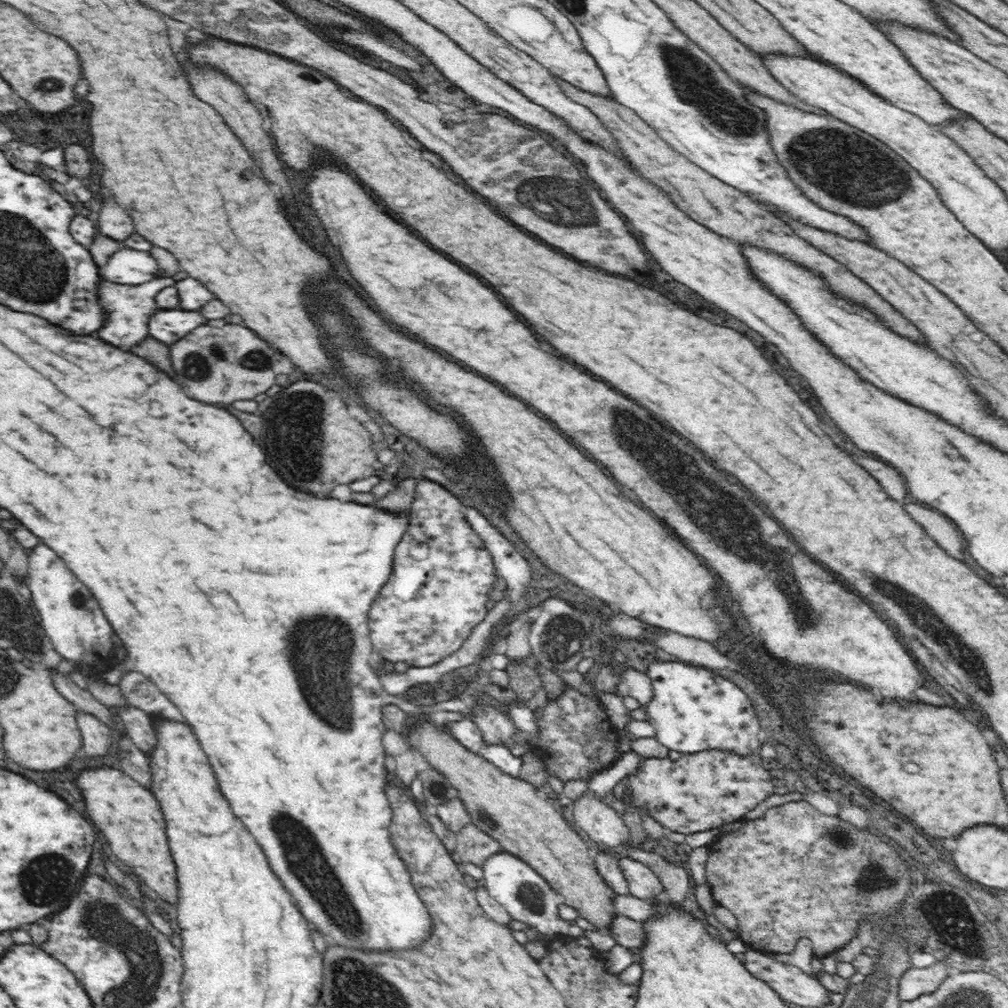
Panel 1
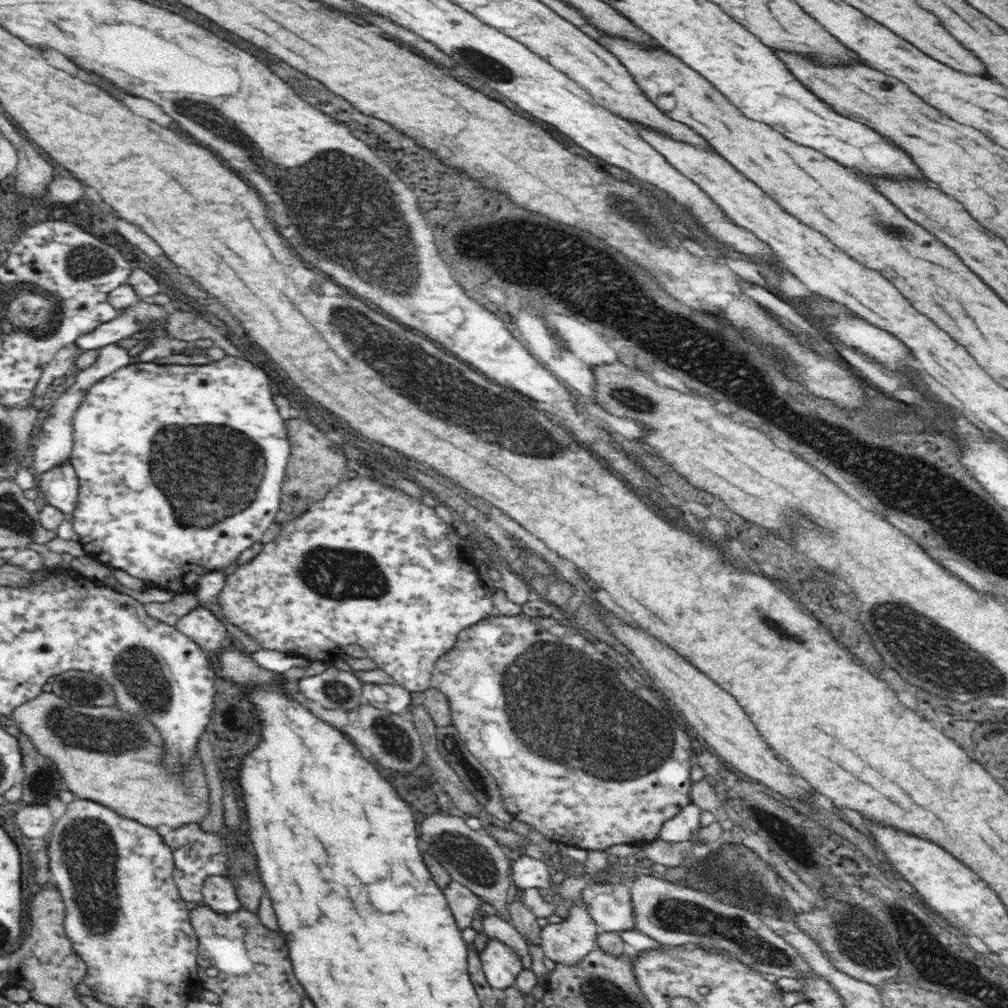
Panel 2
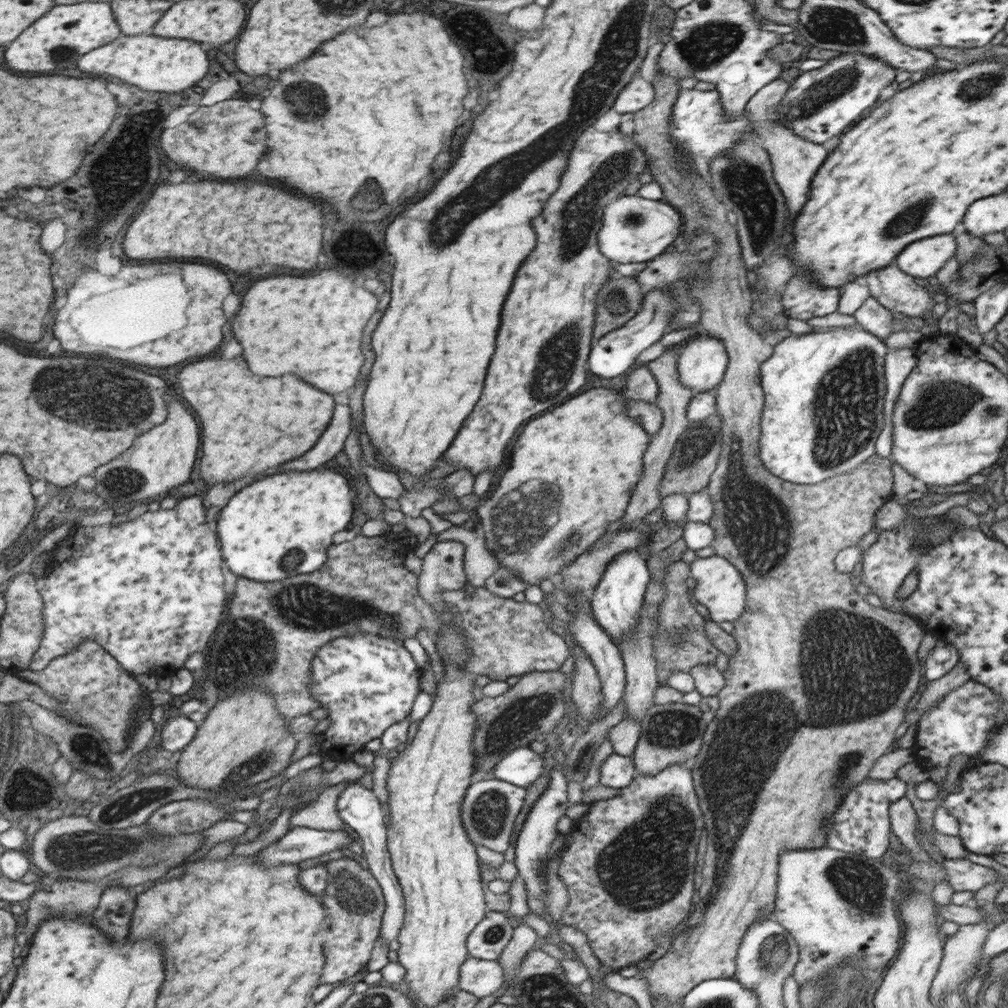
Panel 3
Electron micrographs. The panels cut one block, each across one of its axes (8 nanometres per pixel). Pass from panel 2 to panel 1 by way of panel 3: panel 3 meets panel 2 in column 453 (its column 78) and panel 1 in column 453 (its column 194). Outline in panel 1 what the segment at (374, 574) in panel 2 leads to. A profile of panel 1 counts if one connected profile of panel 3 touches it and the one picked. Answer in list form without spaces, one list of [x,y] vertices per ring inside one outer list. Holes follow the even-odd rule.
[[[424,479],[418,482],[415,492],[410,526],[394,552],[394,572],[370,608],[369,629],[376,657],[392,663],[406,662],[411,667],[429,667],[452,656],[472,628],[487,616],[486,594],[492,592],[492,584],[496,583],[496,569],[484,541],[464,518],[456,496],[440,484]]]

